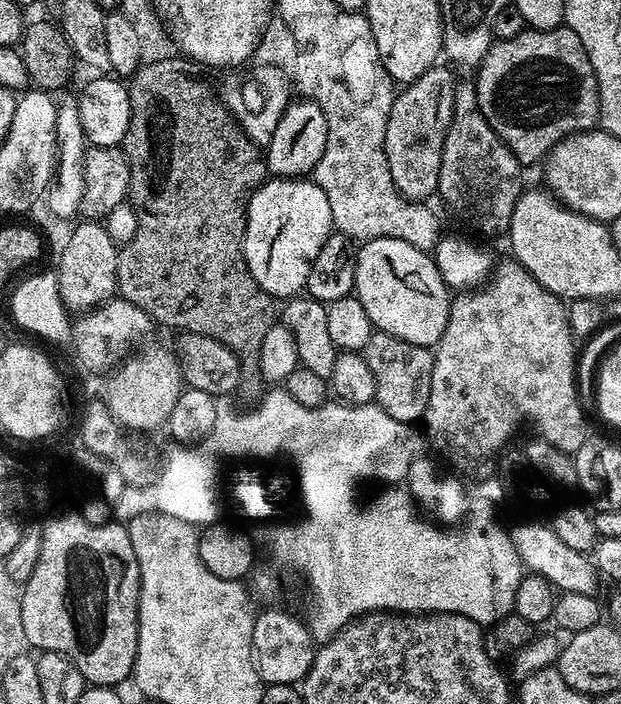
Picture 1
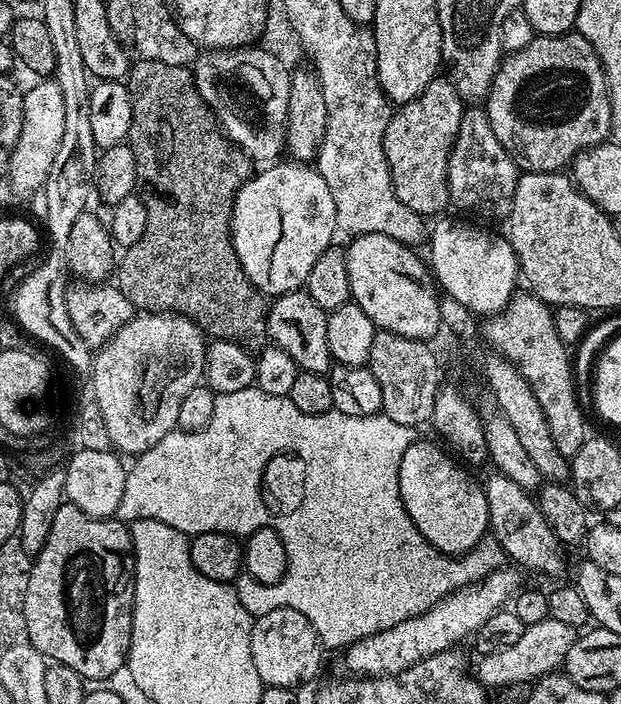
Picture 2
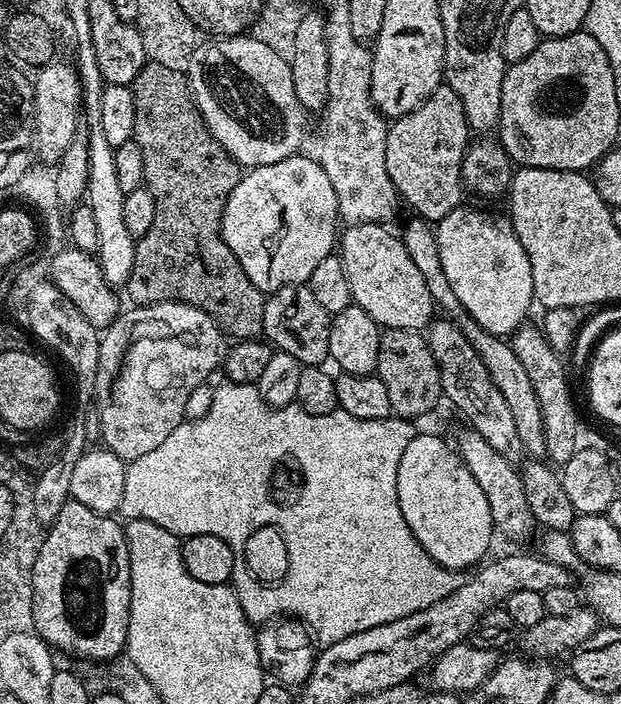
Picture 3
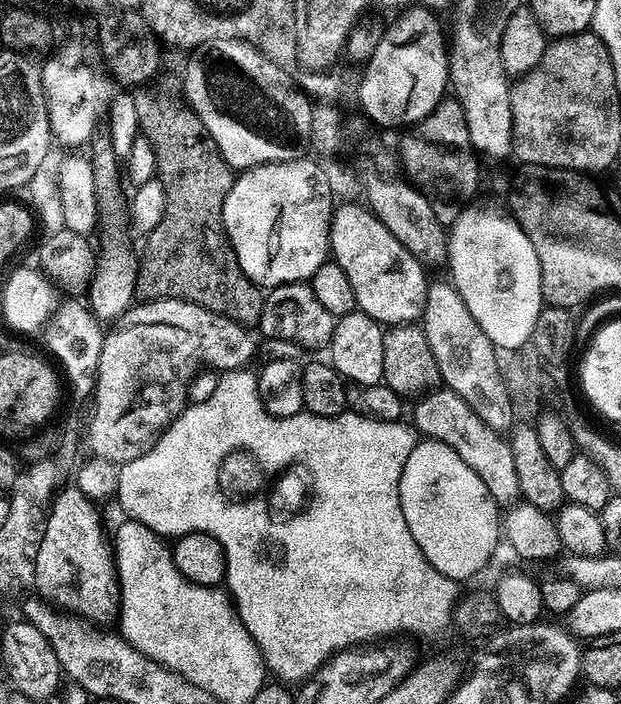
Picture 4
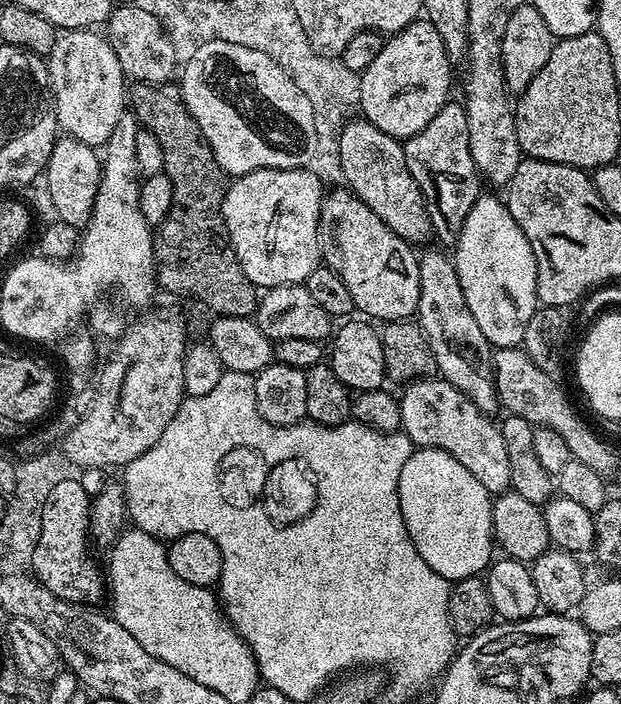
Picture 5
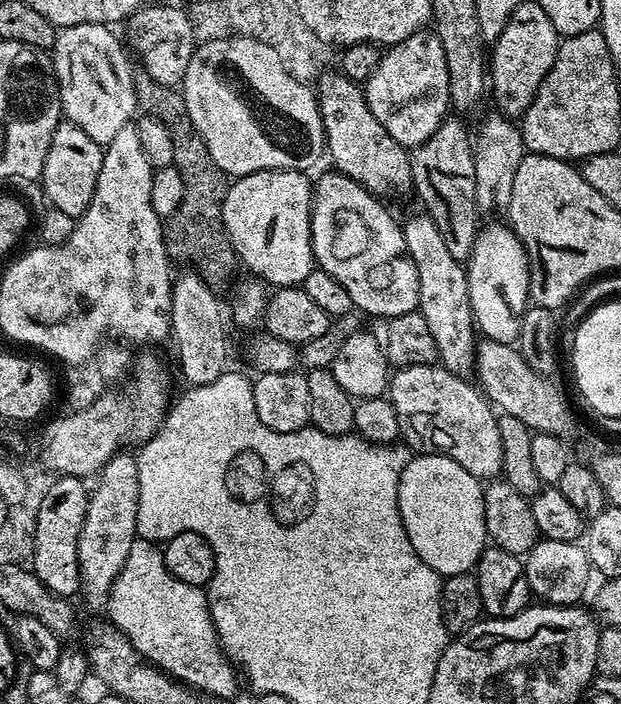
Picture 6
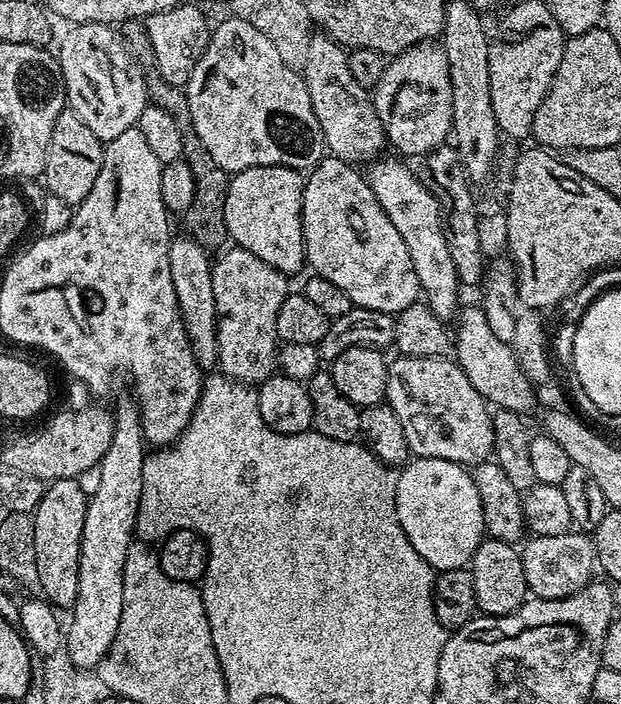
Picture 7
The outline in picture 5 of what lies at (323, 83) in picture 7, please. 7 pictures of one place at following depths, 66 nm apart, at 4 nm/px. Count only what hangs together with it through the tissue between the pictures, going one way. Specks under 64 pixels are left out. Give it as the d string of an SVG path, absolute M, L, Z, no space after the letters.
M357 118L341 130L336 152L340 155L340 172L348 183L345 185L359 200L366 202L398 238L413 246L433 239L432 219L424 195L410 174L410 166L406 166L404 146L397 137L378 130L378 126L368 120Z

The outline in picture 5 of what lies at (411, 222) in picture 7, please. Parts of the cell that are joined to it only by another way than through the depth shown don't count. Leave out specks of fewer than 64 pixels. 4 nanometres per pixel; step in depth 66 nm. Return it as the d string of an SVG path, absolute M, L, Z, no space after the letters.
M440 252L419 253L420 297L414 316L424 331L426 342L436 360L437 373L464 394L488 415L499 411L495 376L492 373L492 353L486 335L466 304L453 261Z

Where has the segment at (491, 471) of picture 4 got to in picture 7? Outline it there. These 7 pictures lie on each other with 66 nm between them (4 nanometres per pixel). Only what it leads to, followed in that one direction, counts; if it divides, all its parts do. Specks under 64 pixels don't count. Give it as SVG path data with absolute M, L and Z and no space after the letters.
M397 355L388 365L386 402L398 414L413 457L448 459L463 466L485 463L492 456L494 428L488 401L470 386L455 359Z

